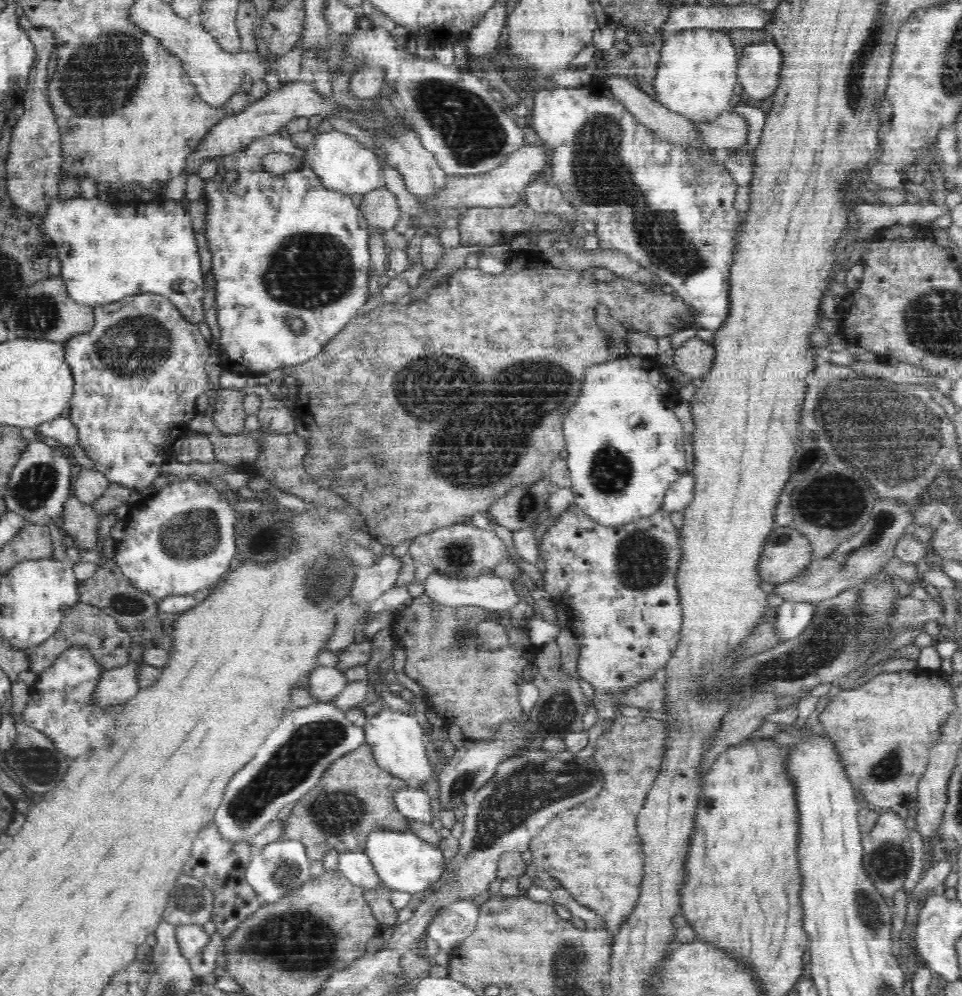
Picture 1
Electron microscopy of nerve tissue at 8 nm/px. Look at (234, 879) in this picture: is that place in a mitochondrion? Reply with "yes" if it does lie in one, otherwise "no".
no

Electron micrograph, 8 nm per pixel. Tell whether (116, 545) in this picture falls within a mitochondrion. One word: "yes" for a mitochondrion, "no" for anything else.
no

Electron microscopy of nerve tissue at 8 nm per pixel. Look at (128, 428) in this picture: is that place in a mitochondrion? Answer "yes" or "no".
no

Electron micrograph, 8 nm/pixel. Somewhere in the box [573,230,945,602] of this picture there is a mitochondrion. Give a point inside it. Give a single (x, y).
(812, 505)

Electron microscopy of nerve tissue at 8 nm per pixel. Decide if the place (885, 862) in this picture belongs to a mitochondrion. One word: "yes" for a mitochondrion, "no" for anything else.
yes

